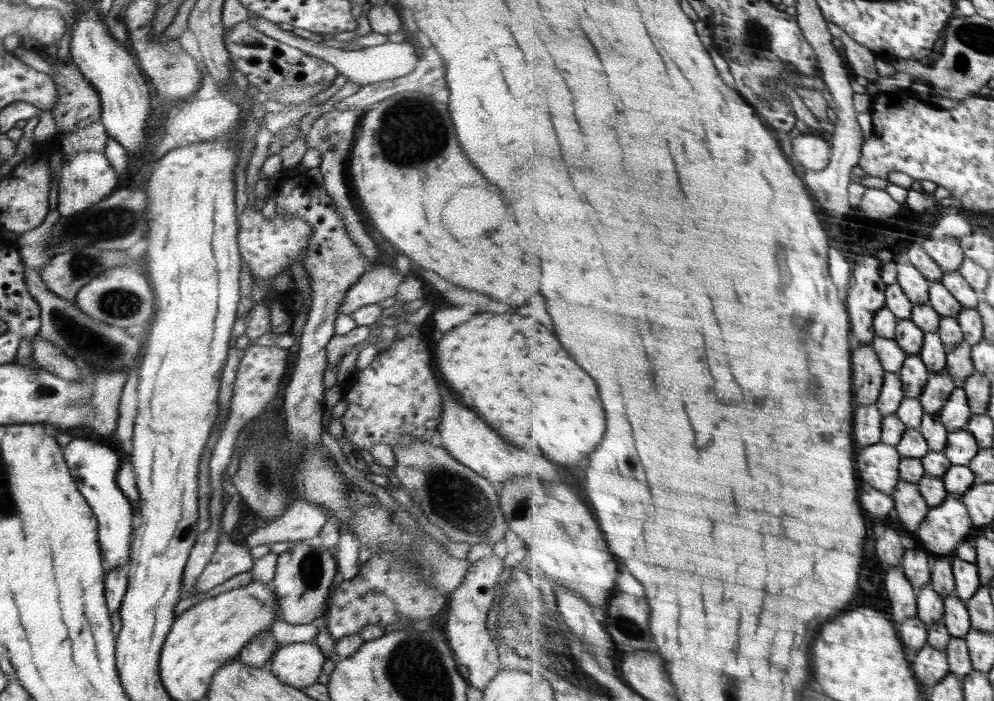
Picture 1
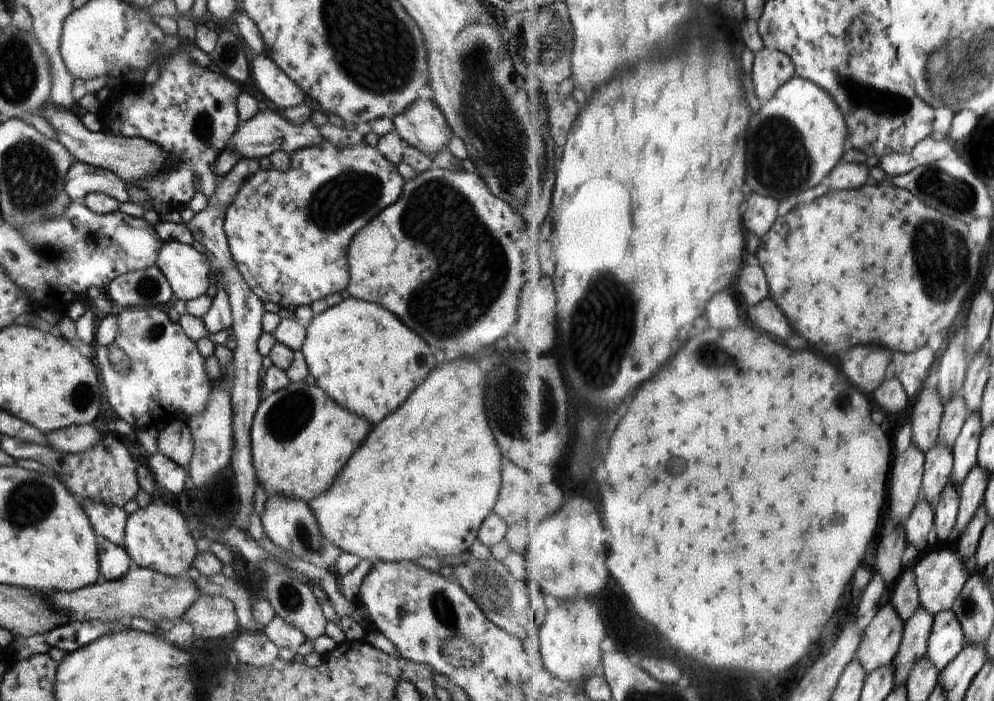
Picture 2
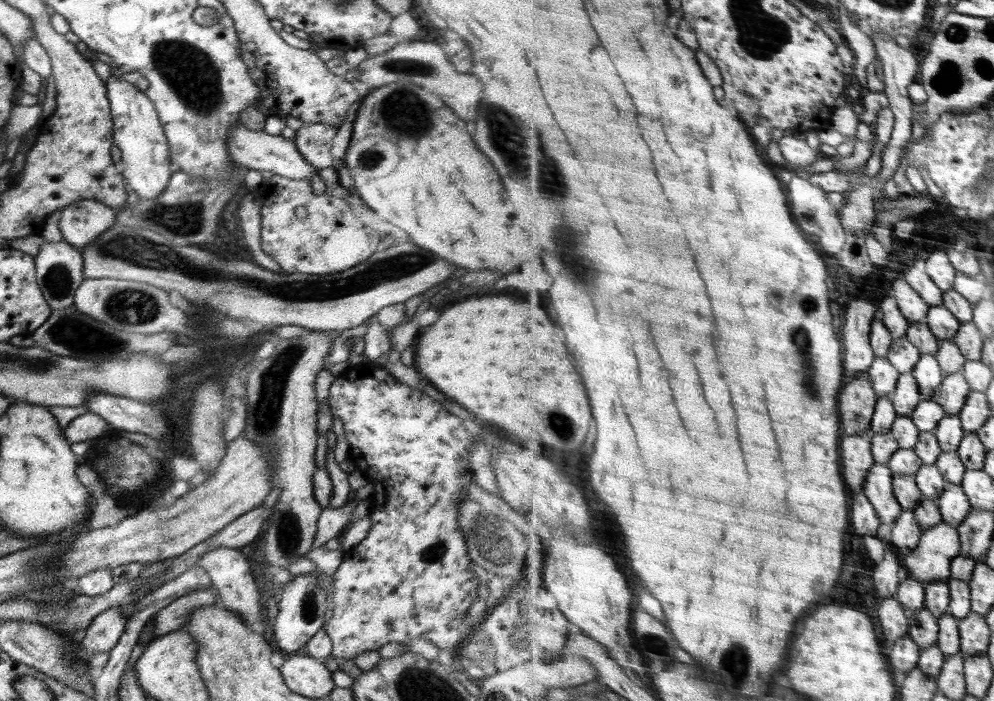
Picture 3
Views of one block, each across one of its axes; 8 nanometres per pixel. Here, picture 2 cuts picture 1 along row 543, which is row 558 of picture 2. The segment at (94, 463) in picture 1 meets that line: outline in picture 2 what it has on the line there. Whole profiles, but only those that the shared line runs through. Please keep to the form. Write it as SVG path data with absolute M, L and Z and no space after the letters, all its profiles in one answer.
M97 536L99 571L106 581L122 578L130 570L130 556L124 547Z

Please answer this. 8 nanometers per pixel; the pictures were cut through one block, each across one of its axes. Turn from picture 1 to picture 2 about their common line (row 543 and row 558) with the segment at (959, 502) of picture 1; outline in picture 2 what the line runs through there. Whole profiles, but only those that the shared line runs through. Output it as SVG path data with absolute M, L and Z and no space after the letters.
M942 544L931 547L924 555L920 556L913 567L916 578L918 578L922 607L934 616L940 614L940 612L952 610L971 577L972 572L968 566L969 564L962 560L957 548L948 549L943 547Z

